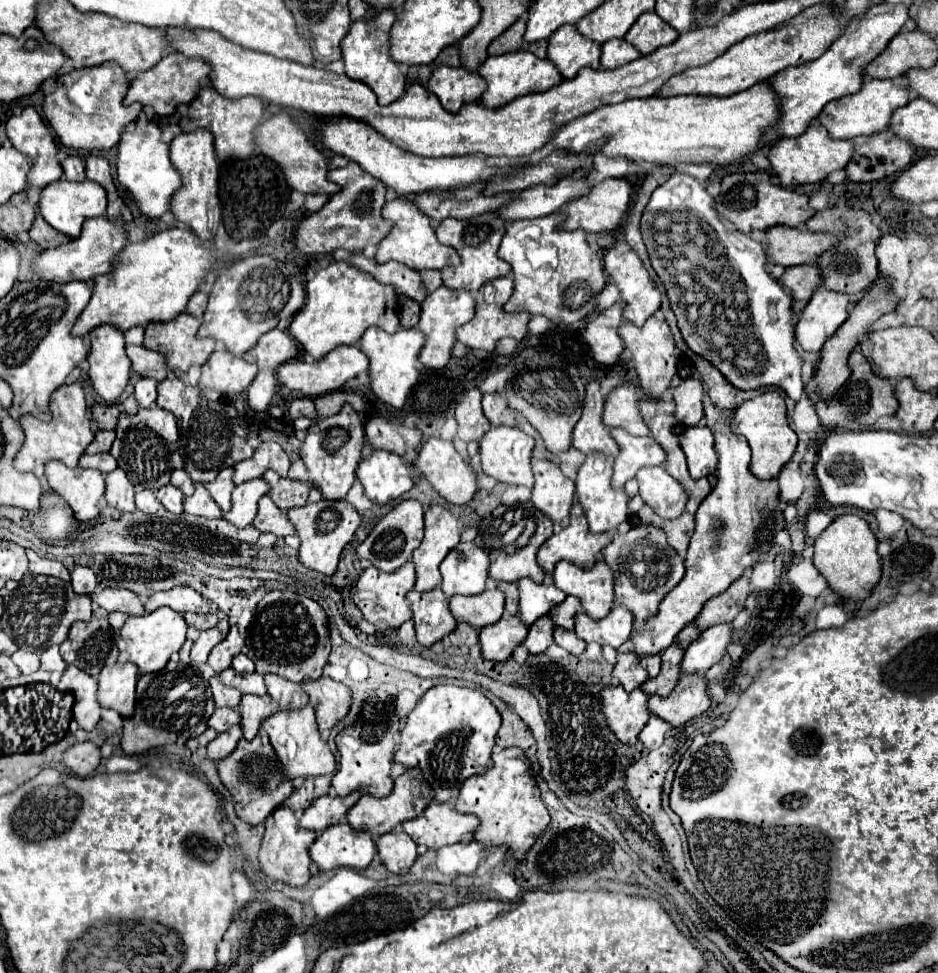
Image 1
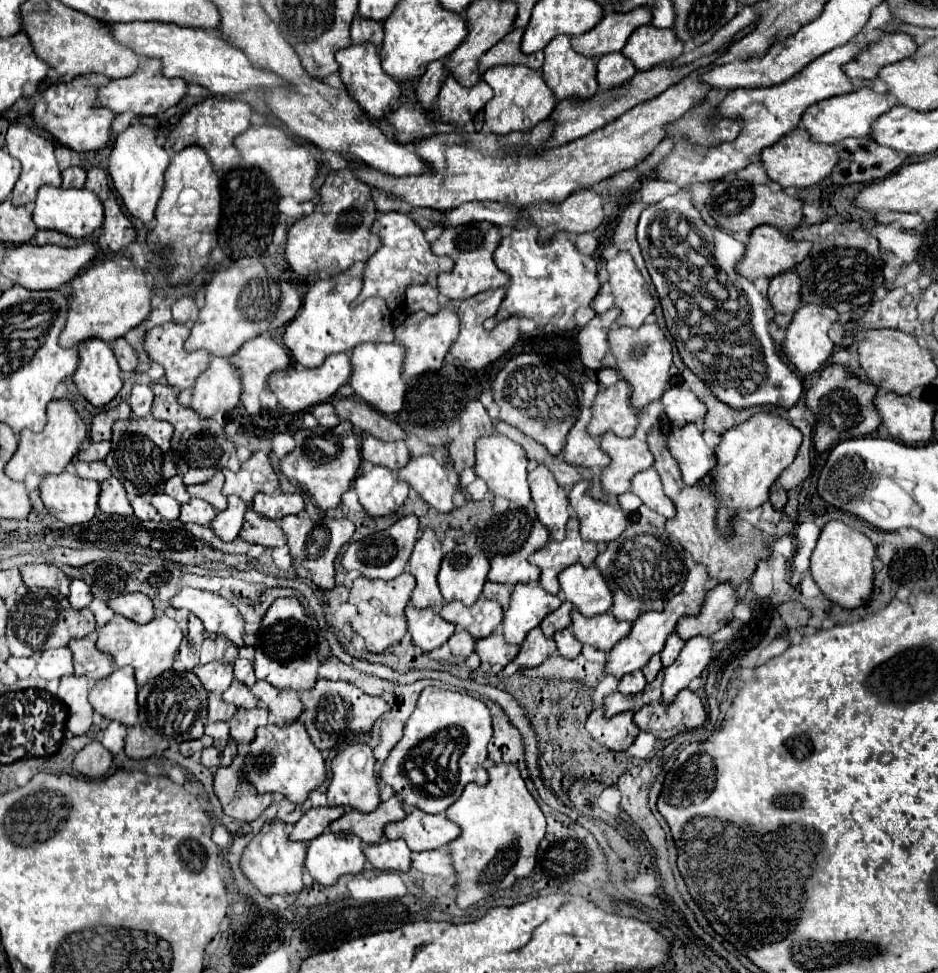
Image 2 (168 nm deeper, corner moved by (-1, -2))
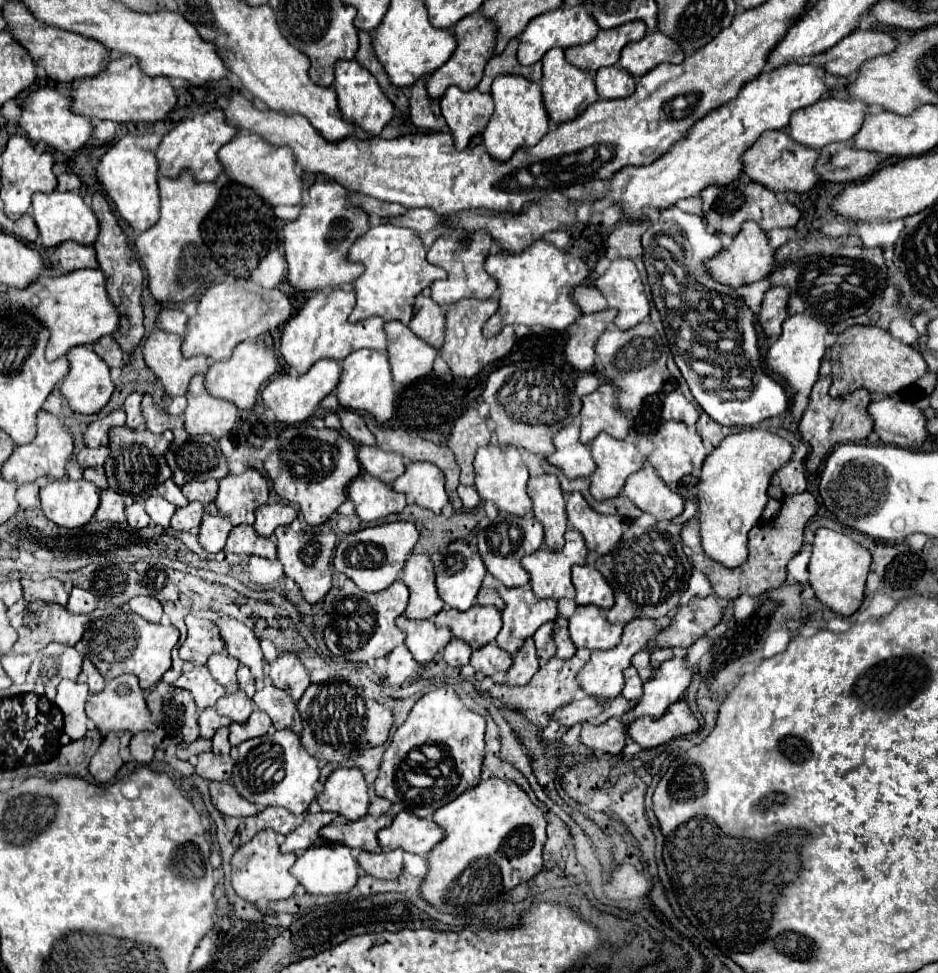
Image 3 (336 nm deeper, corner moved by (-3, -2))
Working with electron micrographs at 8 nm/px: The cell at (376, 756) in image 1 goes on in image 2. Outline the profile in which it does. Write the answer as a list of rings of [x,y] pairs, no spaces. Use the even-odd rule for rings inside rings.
[[[350,745],[342,753],[338,753],[332,761],[332,781],[328,785],[326,797],[330,807],[350,807],[362,813],[370,813],[380,805],[376,773],[374,773],[374,753],[368,745]]]

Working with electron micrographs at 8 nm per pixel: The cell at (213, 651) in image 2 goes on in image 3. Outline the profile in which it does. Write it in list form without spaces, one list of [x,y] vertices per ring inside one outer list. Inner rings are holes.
[[[218,653],[218,655],[212,655],[208,659],[208,669],[210,669],[212,677],[226,687],[228,693],[238,689],[238,681],[236,681],[238,659],[234,659],[234,657],[226,655],[226,653]]]

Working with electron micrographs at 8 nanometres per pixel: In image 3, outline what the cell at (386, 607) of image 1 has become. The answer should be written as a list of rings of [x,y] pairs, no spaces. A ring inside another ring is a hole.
[[[346,579],[340,595],[342,597],[336,603],[332,621],[328,629],[324,629],[324,643],[334,655],[346,657],[350,661],[368,661],[386,657],[394,647],[404,643],[404,633],[396,627],[394,621],[406,611],[410,591],[400,579],[380,593],[364,593],[354,581]]]

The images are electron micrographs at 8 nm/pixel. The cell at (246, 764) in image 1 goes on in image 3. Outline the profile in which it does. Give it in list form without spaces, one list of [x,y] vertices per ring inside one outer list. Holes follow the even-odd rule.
[[[212,781],[210,783],[210,795],[212,795],[212,805],[222,811],[224,815],[230,817],[250,817],[258,813],[258,807],[246,799],[242,799],[242,795],[238,795],[238,789],[234,787],[234,783],[218,783]]]

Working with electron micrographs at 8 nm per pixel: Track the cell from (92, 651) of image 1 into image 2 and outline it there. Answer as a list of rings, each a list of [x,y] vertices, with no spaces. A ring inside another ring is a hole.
[[[74,639],[70,645],[70,651],[74,653],[74,673],[84,675],[90,681],[100,681],[108,677],[112,669],[112,659],[96,649],[94,641],[90,639]]]

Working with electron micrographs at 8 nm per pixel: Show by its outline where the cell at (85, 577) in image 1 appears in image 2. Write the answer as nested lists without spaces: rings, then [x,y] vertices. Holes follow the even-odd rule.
[[[74,579],[74,581],[70,583],[70,595],[68,595],[68,599],[70,599],[70,605],[72,605],[74,609],[84,609],[84,607],[88,607],[88,605],[92,603],[90,587],[88,587],[82,579]]]

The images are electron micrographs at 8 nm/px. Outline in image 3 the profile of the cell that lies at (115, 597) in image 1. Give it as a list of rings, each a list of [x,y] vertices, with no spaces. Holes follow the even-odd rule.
[[[134,597],[128,601],[128,609],[140,617],[144,617],[150,623],[160,623],[162,617],[162,605],[154,597]]]

